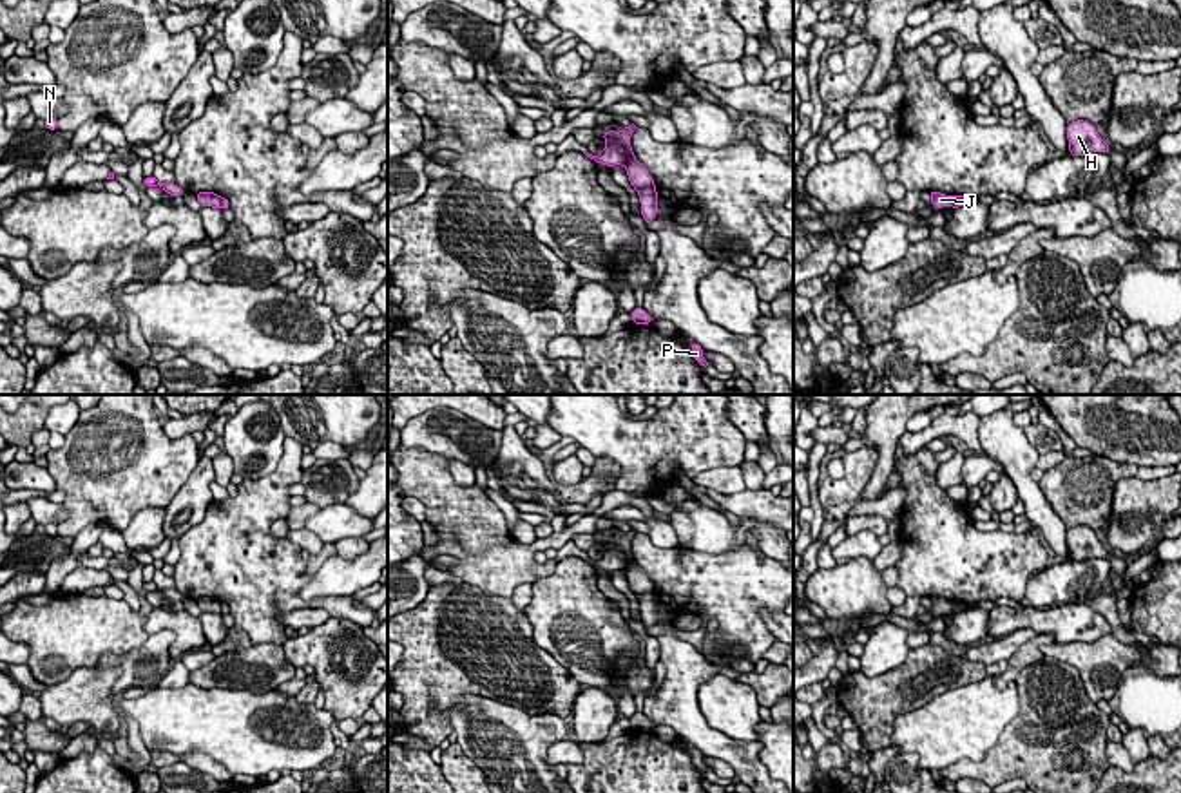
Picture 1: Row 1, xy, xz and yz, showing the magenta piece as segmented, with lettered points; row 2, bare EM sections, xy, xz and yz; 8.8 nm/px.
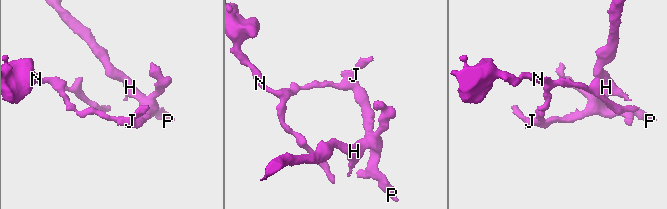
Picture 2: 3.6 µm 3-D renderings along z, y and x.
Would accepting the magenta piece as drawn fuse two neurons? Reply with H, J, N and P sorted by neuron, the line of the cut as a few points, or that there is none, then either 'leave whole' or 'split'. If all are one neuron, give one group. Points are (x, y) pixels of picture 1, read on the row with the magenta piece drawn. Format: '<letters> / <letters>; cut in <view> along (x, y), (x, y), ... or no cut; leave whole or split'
H J P / N; cut in xz along (607, 140), (614, 140), (625, 151), (625, 165); split

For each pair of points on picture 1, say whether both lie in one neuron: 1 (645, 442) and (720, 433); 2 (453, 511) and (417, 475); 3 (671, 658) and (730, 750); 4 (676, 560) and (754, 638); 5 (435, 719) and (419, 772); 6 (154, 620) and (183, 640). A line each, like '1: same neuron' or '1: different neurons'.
1: same neuron
2: same neuron
3: same neuron
4: same neuron
5: different neurons
6: same neuron

